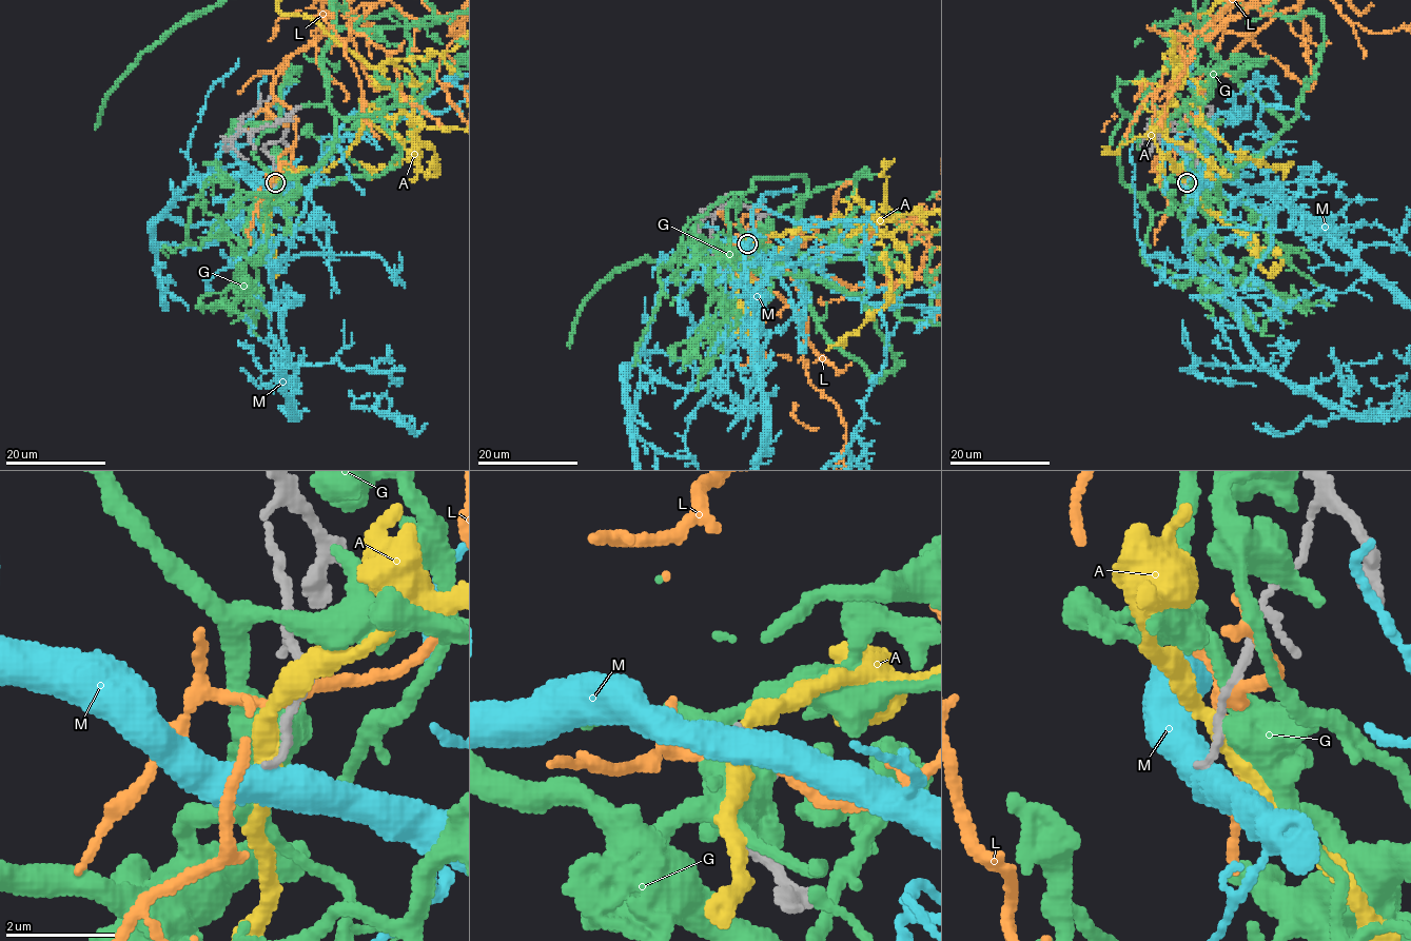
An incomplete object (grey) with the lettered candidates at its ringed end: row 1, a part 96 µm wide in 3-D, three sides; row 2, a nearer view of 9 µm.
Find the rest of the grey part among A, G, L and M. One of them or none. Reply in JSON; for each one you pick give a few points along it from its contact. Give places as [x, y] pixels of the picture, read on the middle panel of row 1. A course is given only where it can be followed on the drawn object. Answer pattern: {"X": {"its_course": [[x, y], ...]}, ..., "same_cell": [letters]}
{"same_cell": ["G"]}

